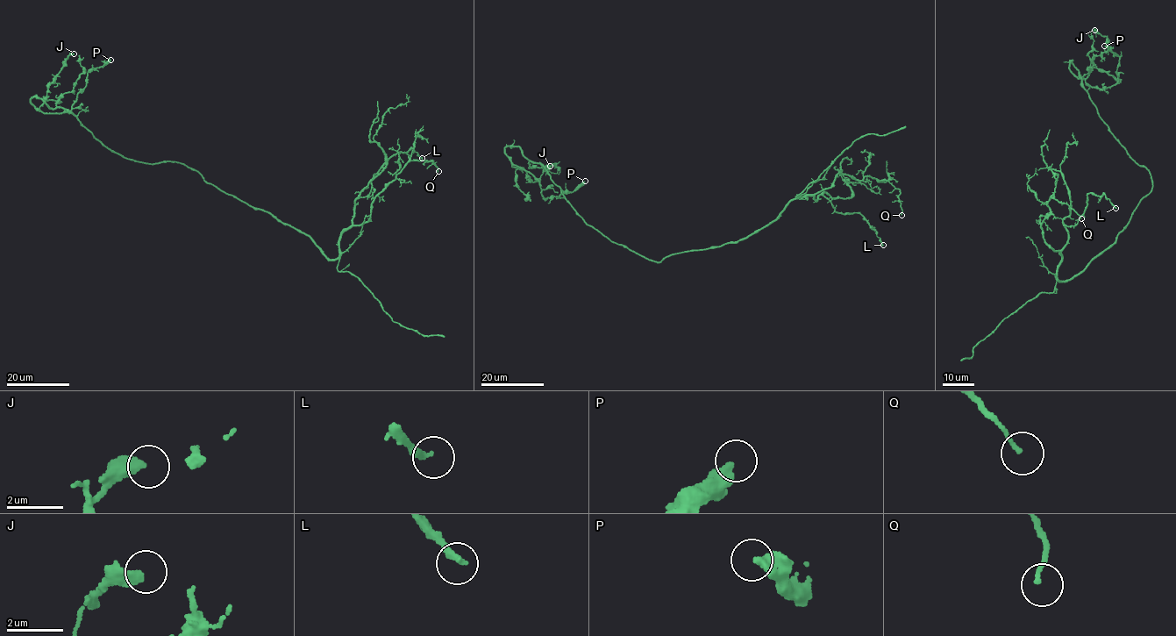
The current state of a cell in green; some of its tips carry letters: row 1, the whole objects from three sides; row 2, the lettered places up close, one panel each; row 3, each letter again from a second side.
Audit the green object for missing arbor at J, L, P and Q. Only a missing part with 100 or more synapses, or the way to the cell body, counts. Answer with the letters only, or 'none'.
none

